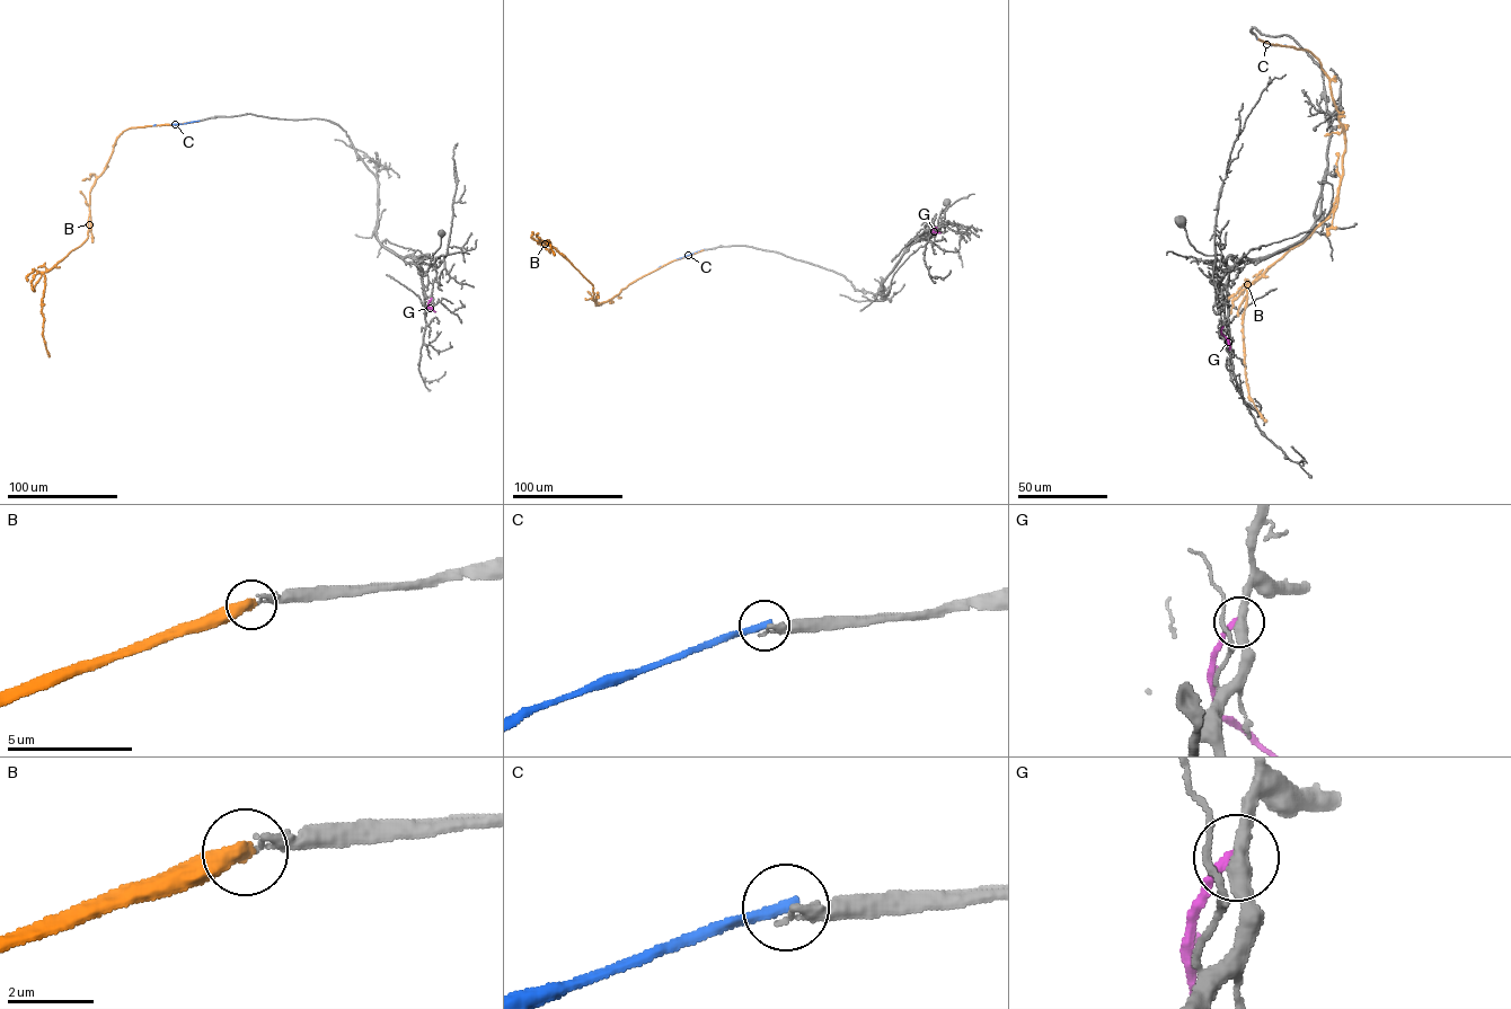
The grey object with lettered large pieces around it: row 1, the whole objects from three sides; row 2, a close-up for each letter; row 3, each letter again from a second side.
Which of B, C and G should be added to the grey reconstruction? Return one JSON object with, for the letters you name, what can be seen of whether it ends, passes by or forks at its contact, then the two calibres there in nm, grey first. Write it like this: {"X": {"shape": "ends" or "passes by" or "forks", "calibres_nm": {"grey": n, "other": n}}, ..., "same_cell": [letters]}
{"B": {"shape": "ends", "calibres_nm": {"grey": 200, "other": 500}}, "same_cell": ["B"]}

